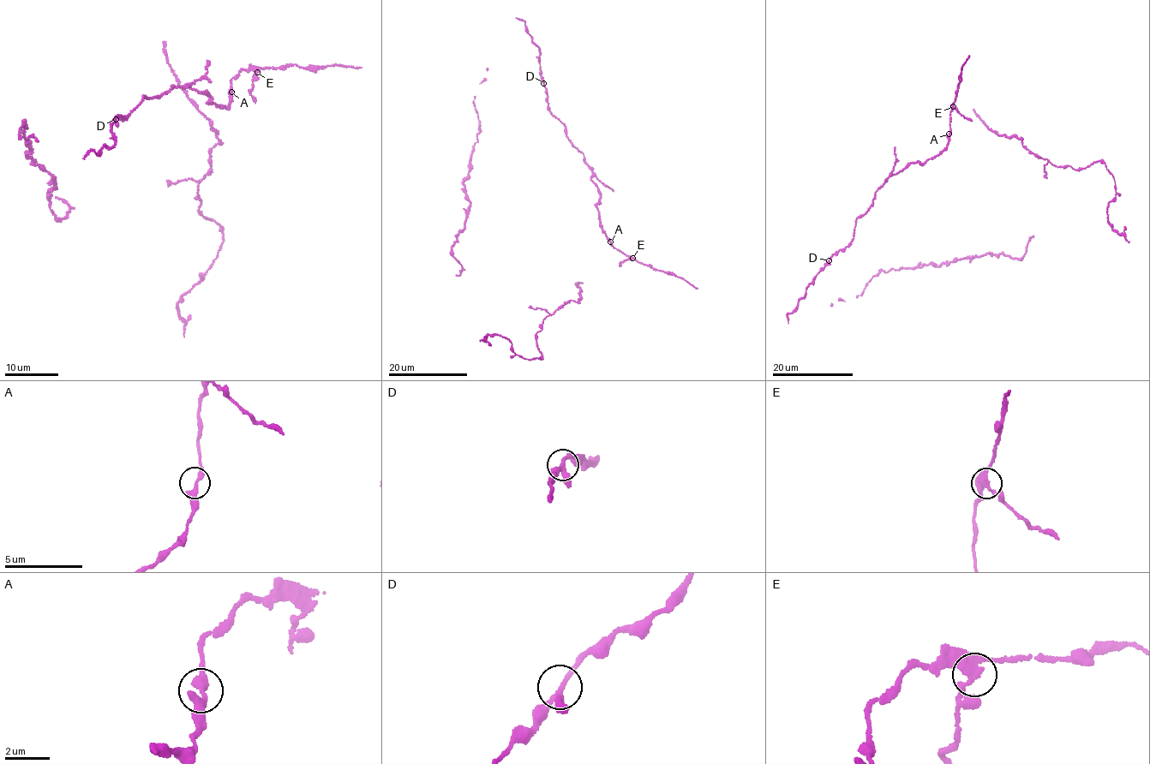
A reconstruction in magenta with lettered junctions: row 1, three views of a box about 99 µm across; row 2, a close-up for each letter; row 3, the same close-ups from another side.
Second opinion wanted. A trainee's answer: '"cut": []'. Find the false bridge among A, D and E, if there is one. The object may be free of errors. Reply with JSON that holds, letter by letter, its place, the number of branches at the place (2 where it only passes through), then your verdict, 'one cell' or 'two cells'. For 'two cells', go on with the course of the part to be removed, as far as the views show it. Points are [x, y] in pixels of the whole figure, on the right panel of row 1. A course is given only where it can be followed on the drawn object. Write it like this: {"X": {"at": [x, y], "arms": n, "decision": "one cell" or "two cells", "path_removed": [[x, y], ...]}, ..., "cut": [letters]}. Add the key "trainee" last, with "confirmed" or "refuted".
{"A": {"at": [949, 134], "arms": 3, "decision": "one cell"}, "D": {"at": [829, 260], "arms": 3, "decision": "one cell"}, "E": {"at": [953, 106], "arms": 3, "decision": "two cells", "path_removed": [[953, 106], [972, 121]]}, "cut": ["E"], "trainee": "refuted"}

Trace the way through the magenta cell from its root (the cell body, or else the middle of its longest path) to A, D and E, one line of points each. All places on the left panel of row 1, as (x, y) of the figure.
A: (177, 87), (186, 85), (204, 94), (207, 93), (211, 104), (221, 108), (228, 105), (231, 92)
D: (177, 87), (174, 85), (158, 96), (146, 95), (129, 115), (116, 119)
E: (177, 87), (186, 85), (207, 93), (211, 104), (221, 108), (228, 105), (233, 77), (243, 69), (256, 71)

